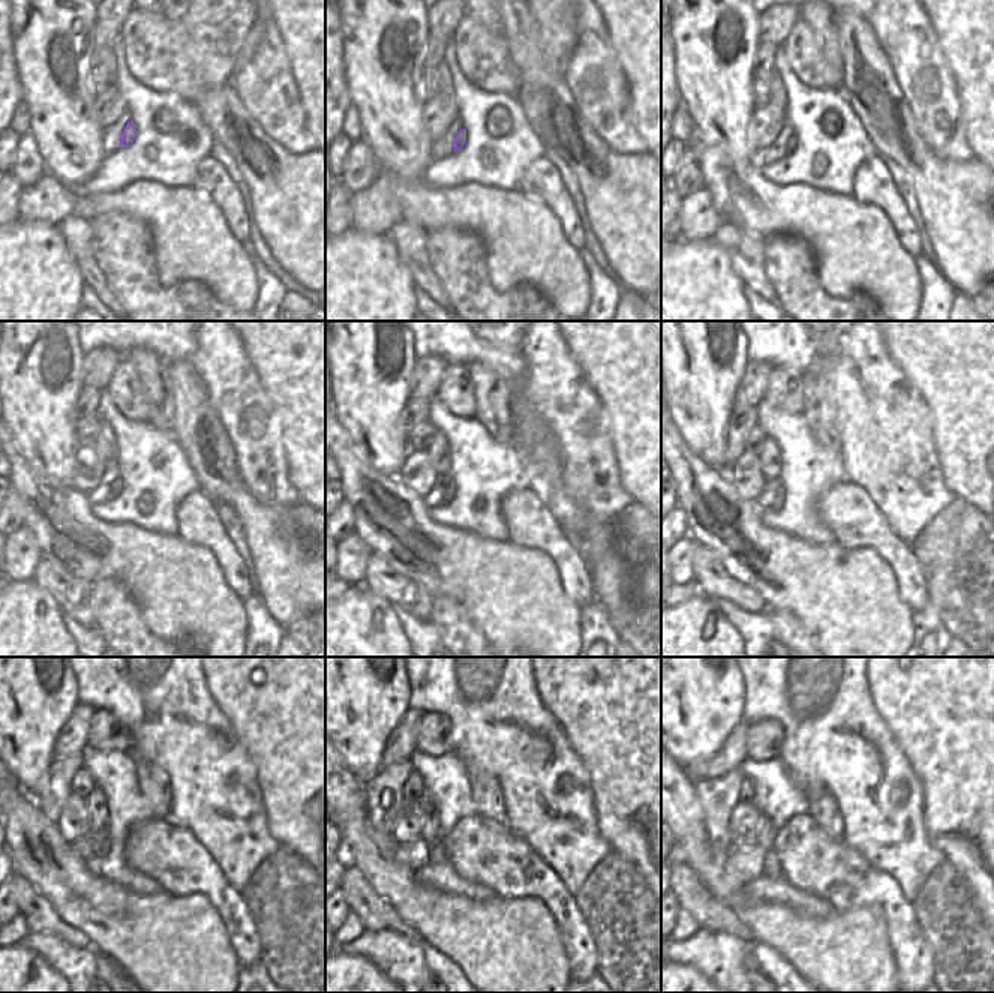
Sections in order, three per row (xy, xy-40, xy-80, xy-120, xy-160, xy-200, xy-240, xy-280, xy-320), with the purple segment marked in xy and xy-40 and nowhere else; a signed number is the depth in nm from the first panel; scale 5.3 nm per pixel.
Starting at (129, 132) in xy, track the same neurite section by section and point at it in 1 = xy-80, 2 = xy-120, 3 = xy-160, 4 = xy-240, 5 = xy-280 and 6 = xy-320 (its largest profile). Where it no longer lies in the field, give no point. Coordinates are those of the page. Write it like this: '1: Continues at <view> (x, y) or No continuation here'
1: Continues at xy-80 (790, 146)
2: Continues at xy-120 (116, 486)
3: Continues at xy-160 (447, 491)
4: Continues at xy-240 (99, 839)
5: Continues at xy-280 (437, 854)
6: Continues at xy-320 (771, 867)

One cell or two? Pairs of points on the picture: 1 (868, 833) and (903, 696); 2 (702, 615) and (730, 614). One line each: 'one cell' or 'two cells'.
1: two cells
2: two cells

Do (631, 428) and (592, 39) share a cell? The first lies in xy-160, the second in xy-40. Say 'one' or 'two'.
two

